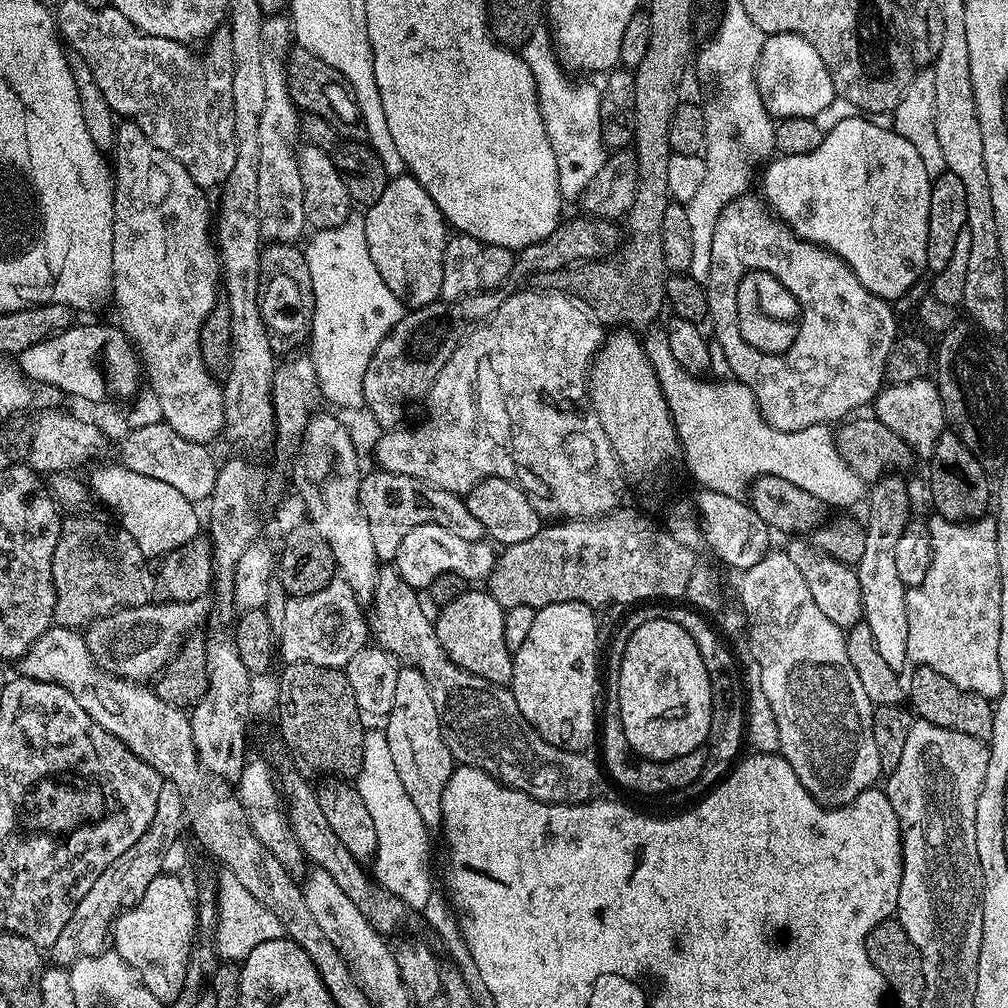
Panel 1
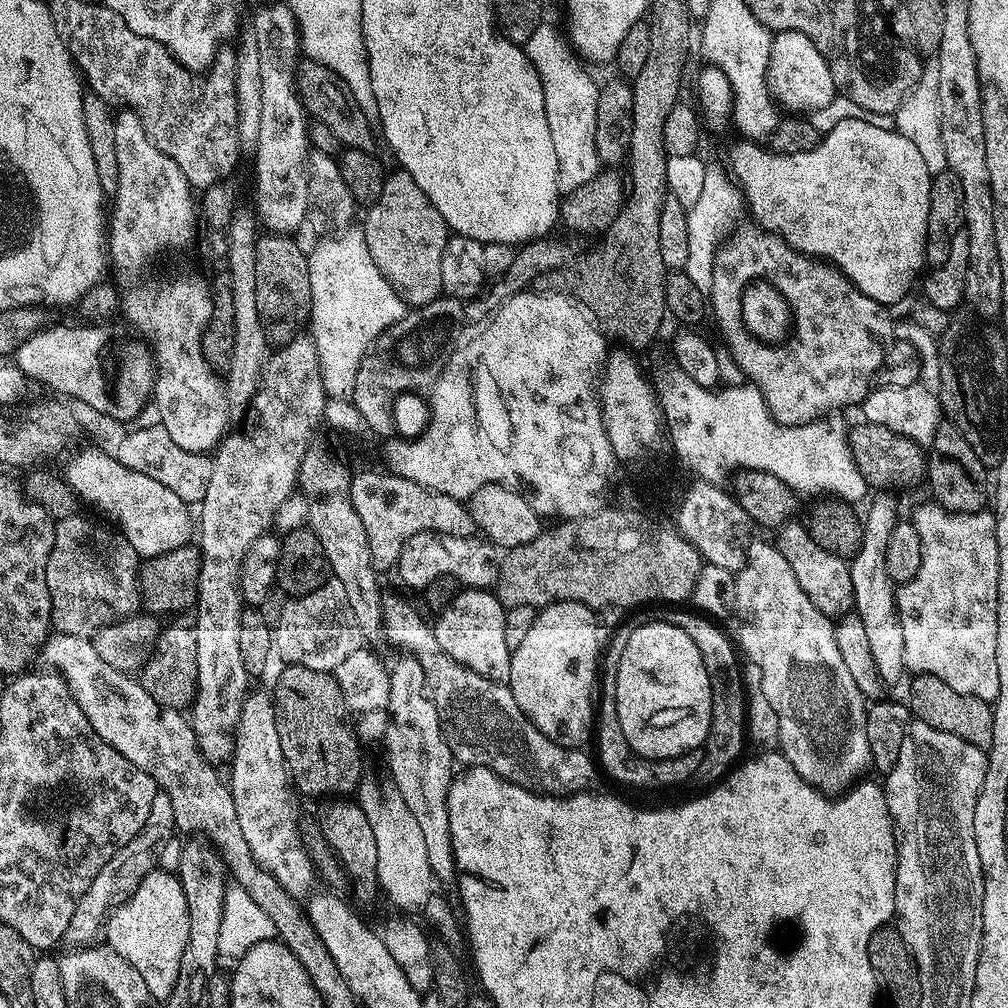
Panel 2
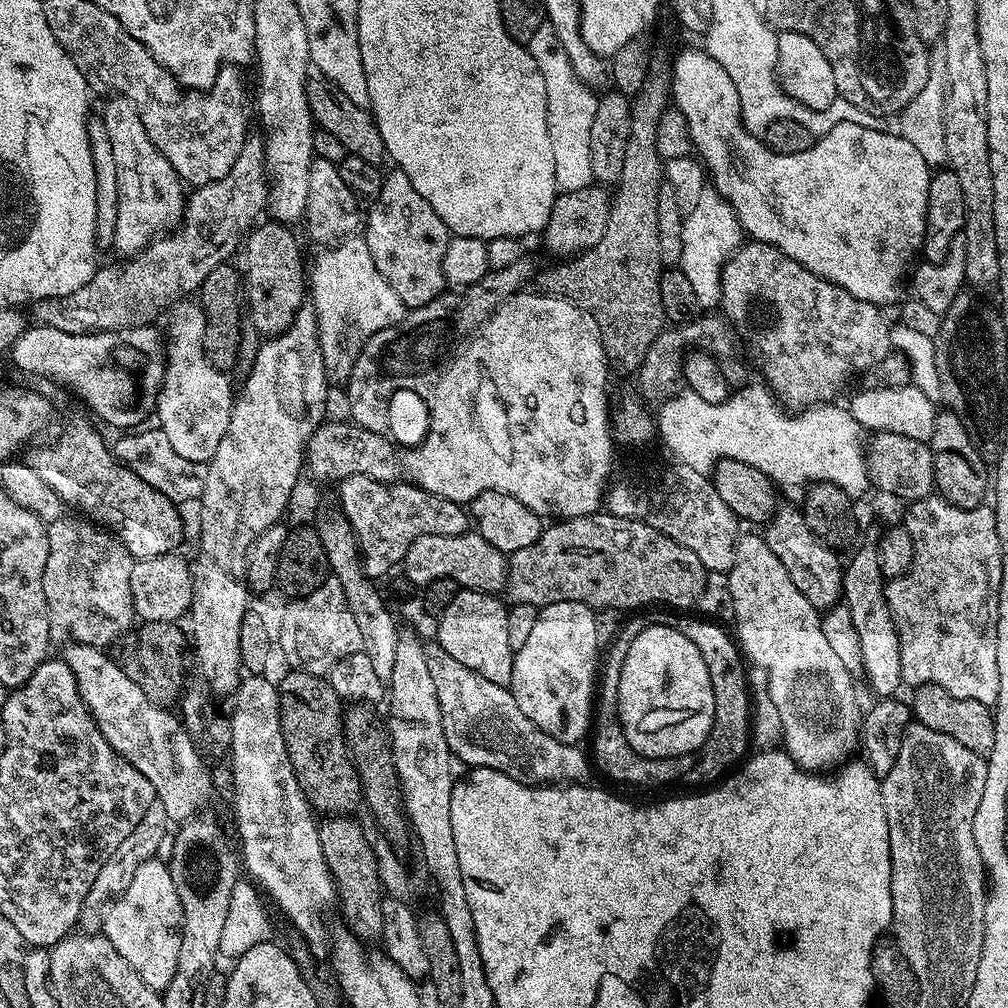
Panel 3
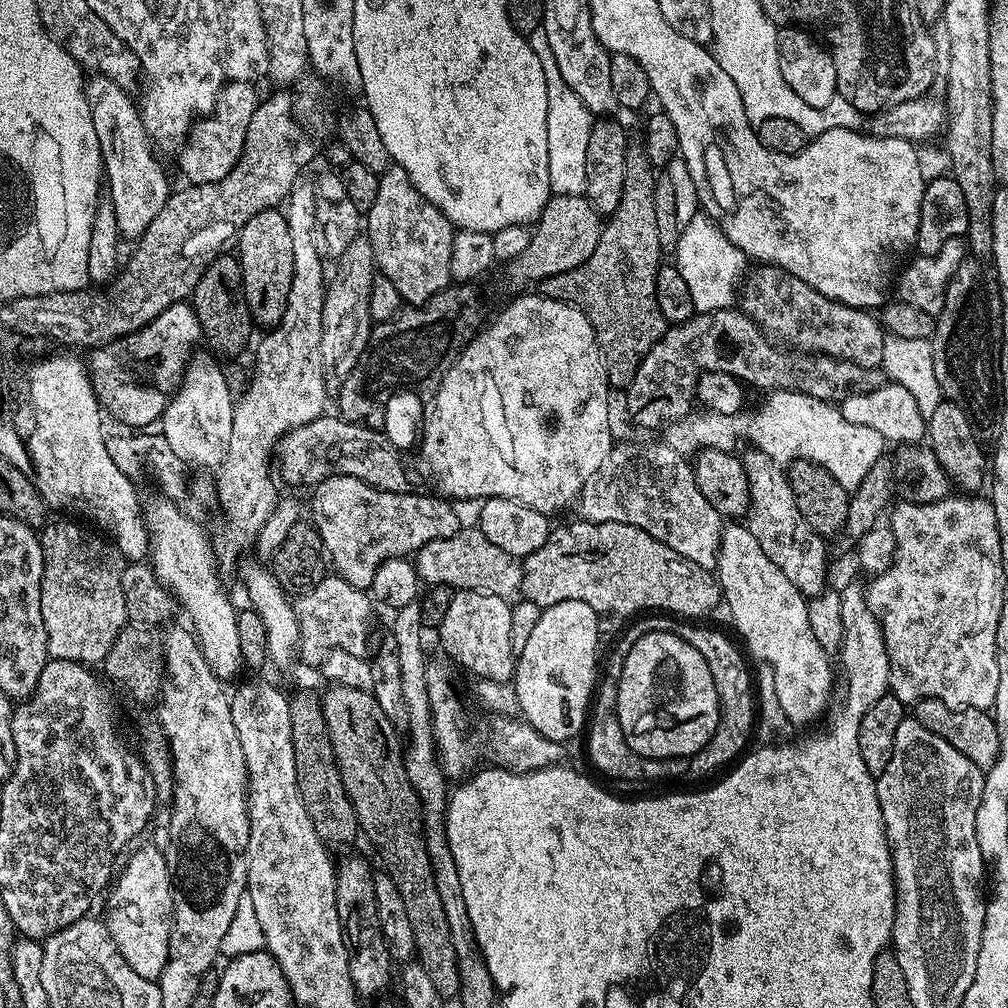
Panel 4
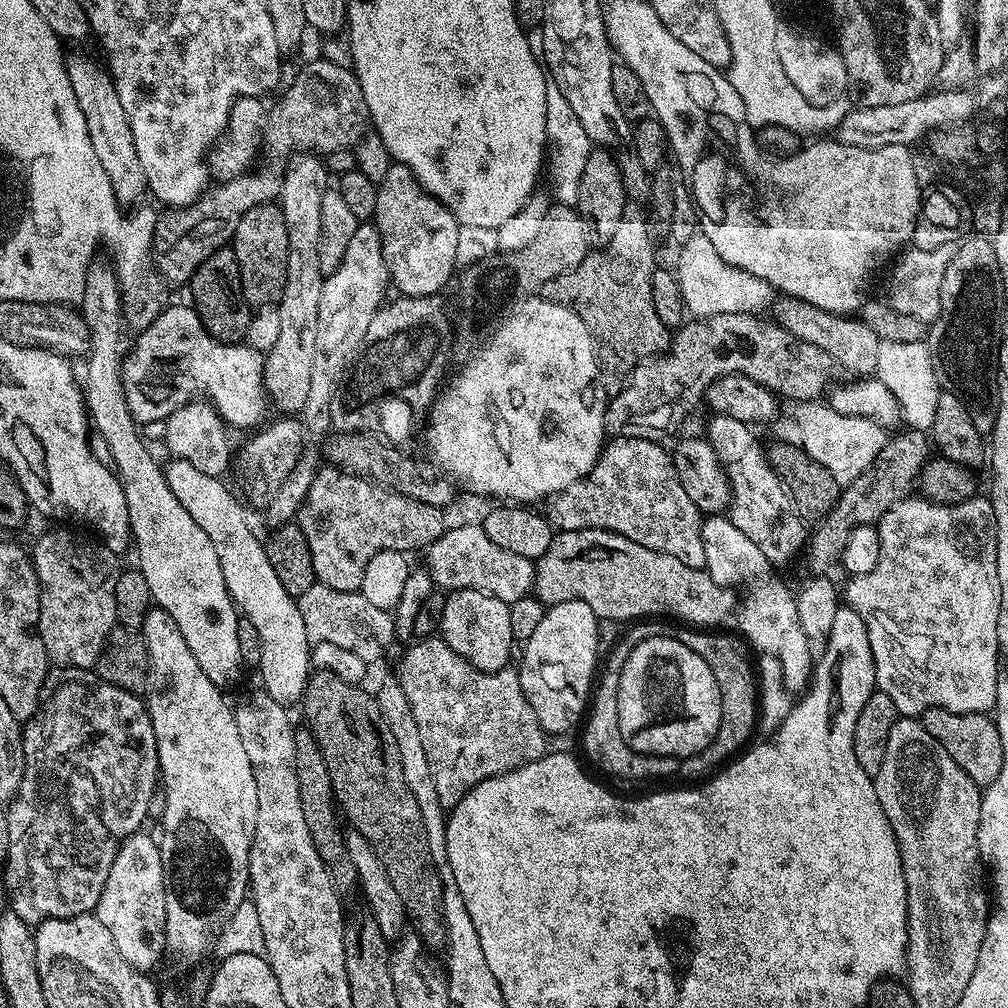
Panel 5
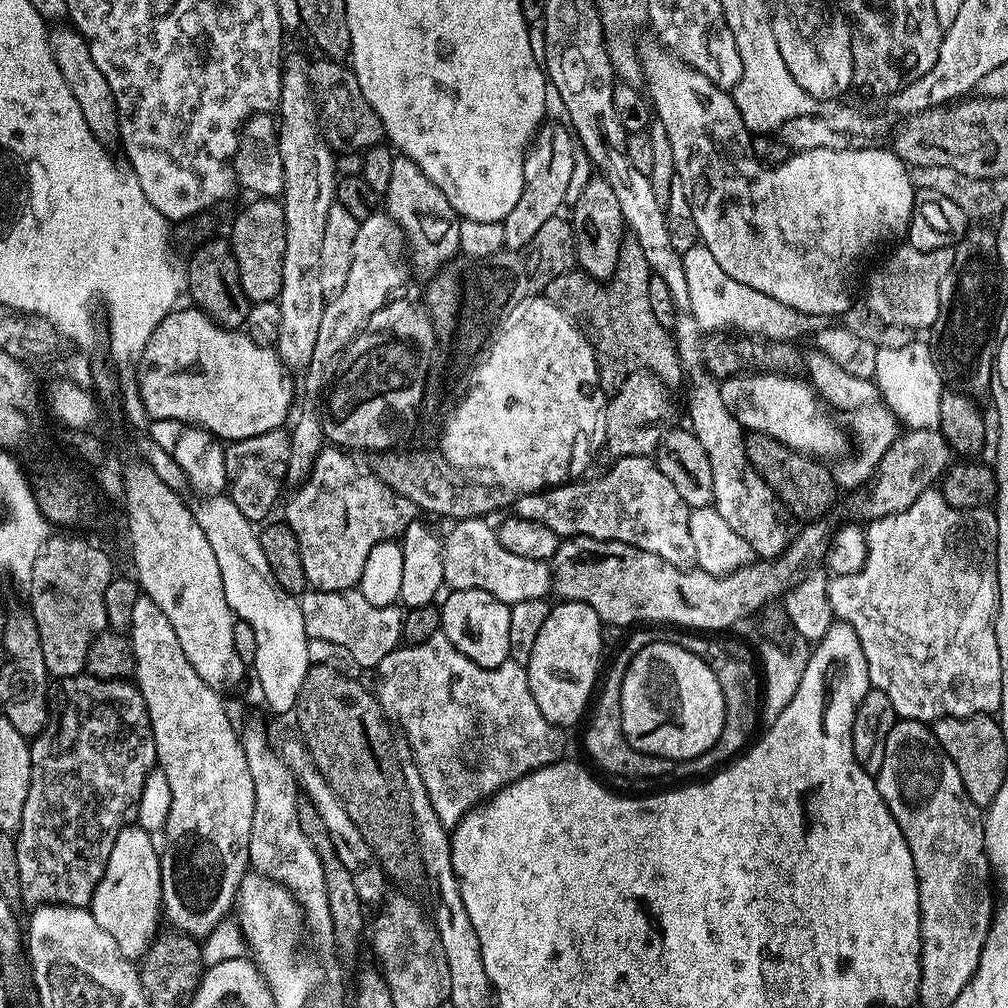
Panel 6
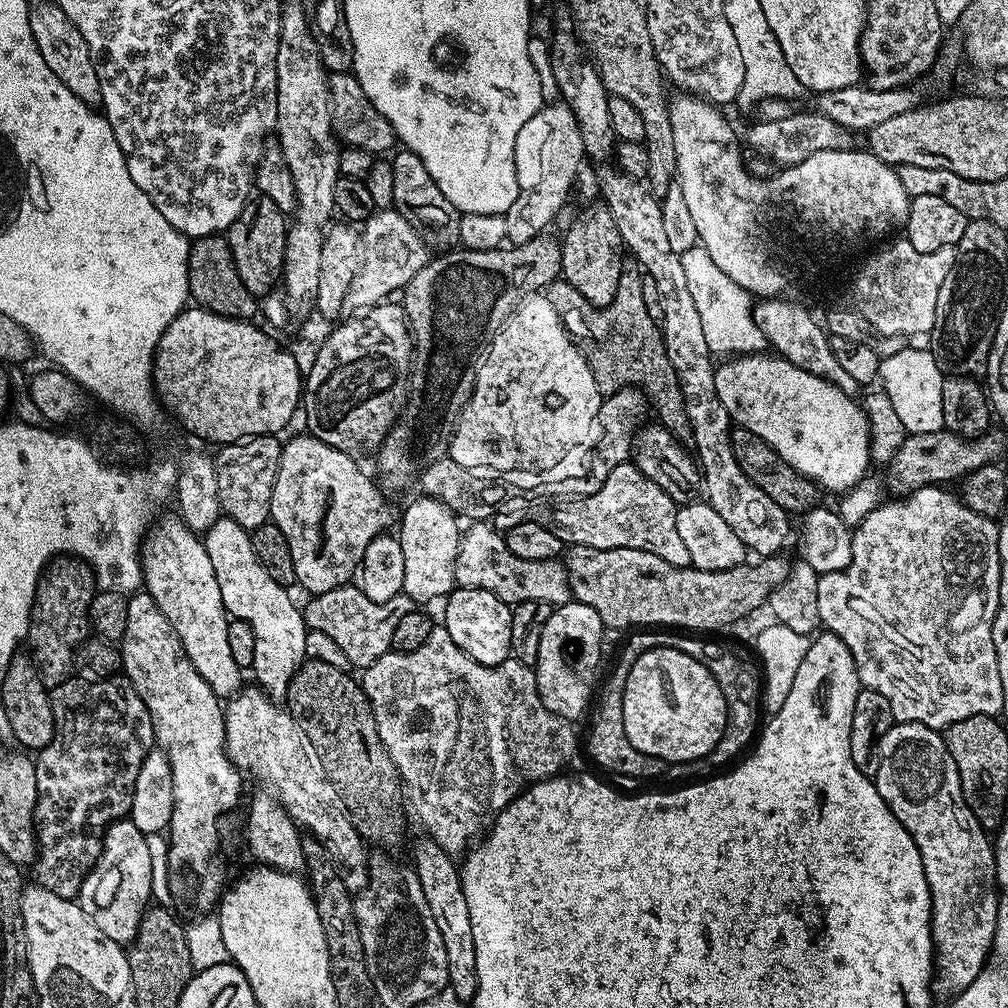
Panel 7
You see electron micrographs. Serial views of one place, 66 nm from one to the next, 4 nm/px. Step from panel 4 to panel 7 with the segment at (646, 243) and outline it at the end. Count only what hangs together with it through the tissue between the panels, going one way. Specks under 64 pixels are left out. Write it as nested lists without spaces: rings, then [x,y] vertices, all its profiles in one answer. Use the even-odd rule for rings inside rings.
[[[625,267],[623,274],[618,278],[614,302],[604,308],[596,308],[586,302],[586,298],[582,298],[582,294],[578,294],[578,290],[574,290],[574,286],[570,286],[562,278],[557,278],[553,284],[548,285],[546,295],[550,306],[558,310],[564,329],[573,338],[579,338],[581,341],[592,340],[593,346],[596,347],[587,349],[586,355],[590,370],[594,374],[594,382],[598,382],[601,394],[611,394],[623,388],[640,389],[654,416],[656,412],[655,419],[659,424],[670,430],[675,440],[688,446],[692,444],[692,431],[686,418],[686,402],[682,402],[678,374],[674,374],[674,366],[670,366],[659,323],[650,318],[649,311],[646,310],[642,298],[641,275],[639,267]]]

